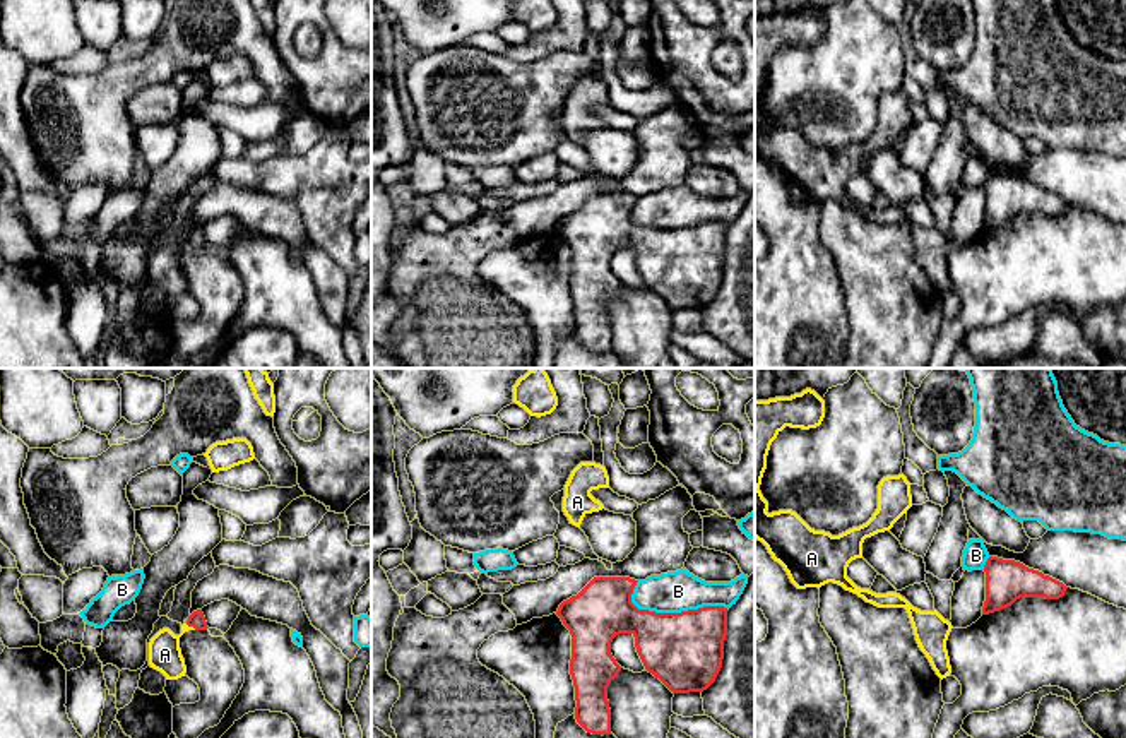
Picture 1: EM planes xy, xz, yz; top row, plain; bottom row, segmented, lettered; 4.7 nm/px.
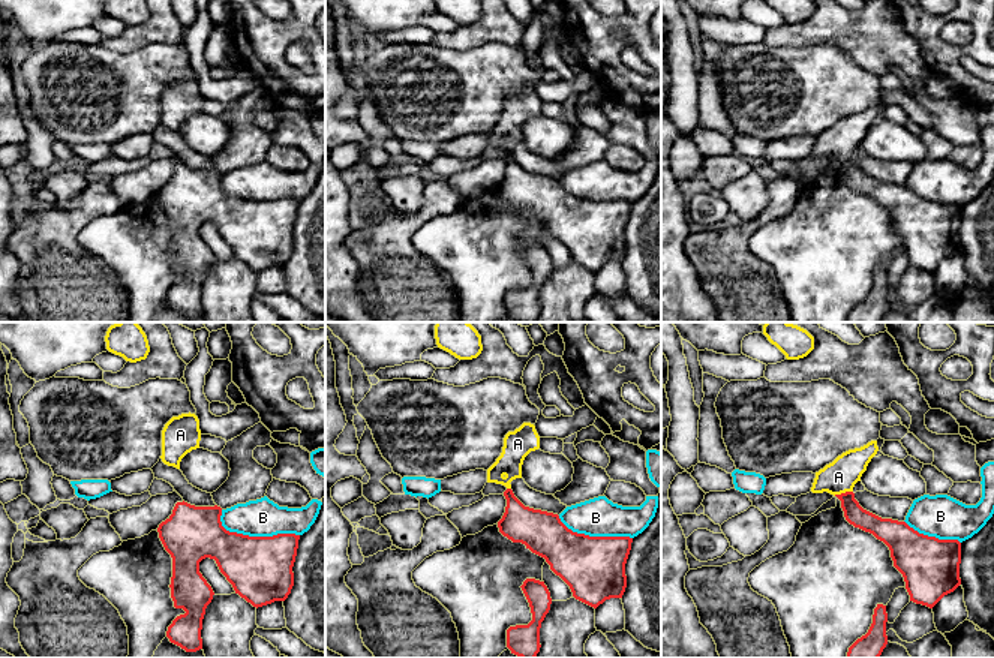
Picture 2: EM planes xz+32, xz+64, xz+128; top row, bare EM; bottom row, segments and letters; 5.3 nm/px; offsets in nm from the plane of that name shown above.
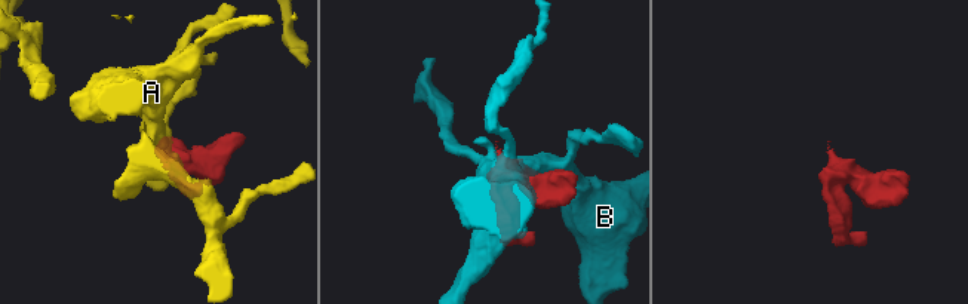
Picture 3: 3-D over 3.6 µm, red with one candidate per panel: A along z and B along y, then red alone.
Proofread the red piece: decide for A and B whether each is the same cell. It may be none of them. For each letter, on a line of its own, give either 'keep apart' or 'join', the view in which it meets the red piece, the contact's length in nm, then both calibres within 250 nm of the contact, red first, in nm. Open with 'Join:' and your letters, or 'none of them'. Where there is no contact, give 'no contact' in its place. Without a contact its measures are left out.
Join: A
A: join; meets red in xy; contact 60 nm long; 80 nm thick on the red side, 160 nm on the other
B: keep apart; meets red in xz; contact 460 nm long; 360 nm thick on the red side, 190 nm on the other

